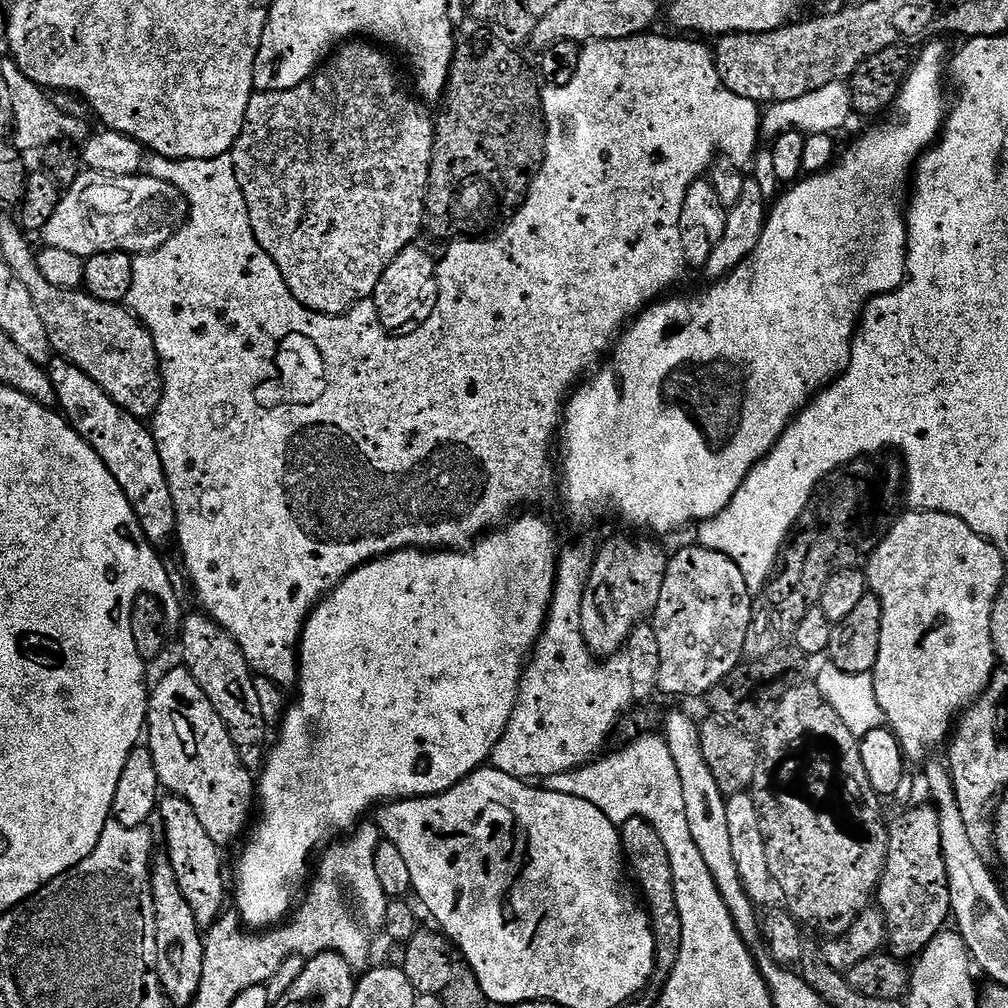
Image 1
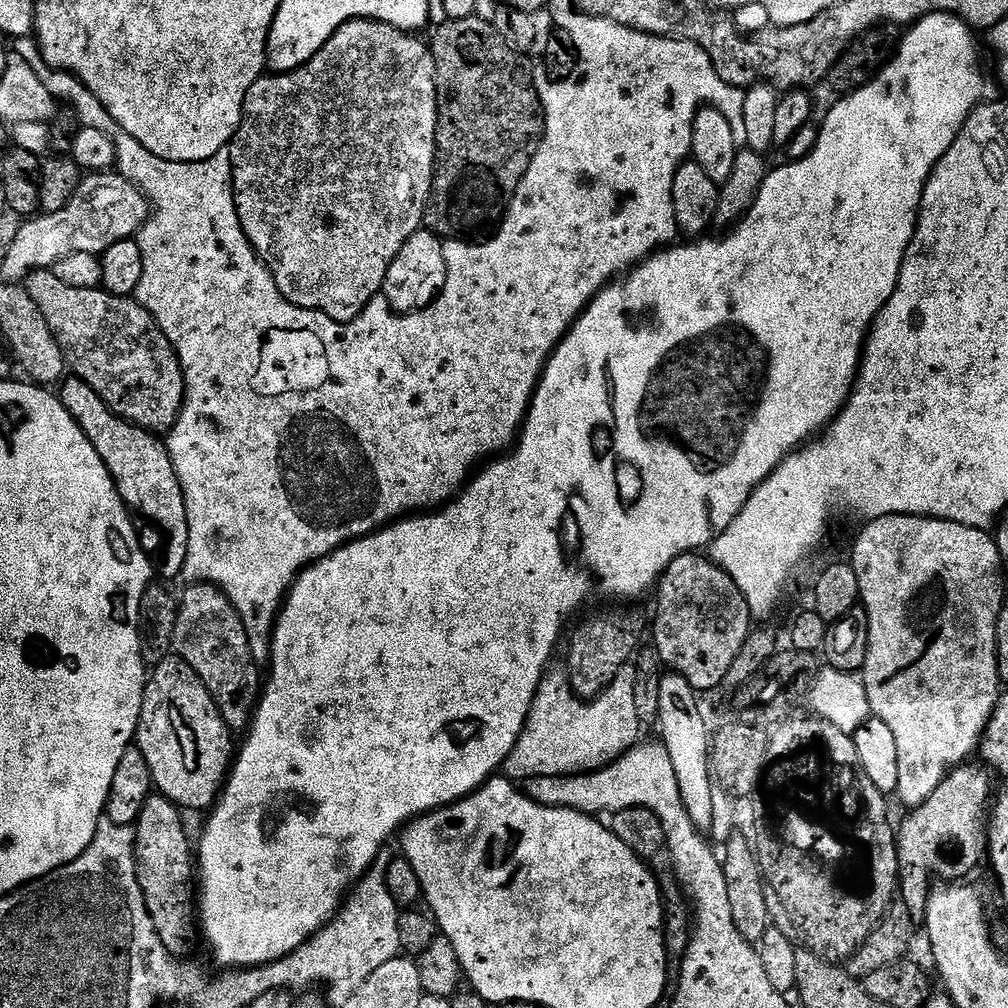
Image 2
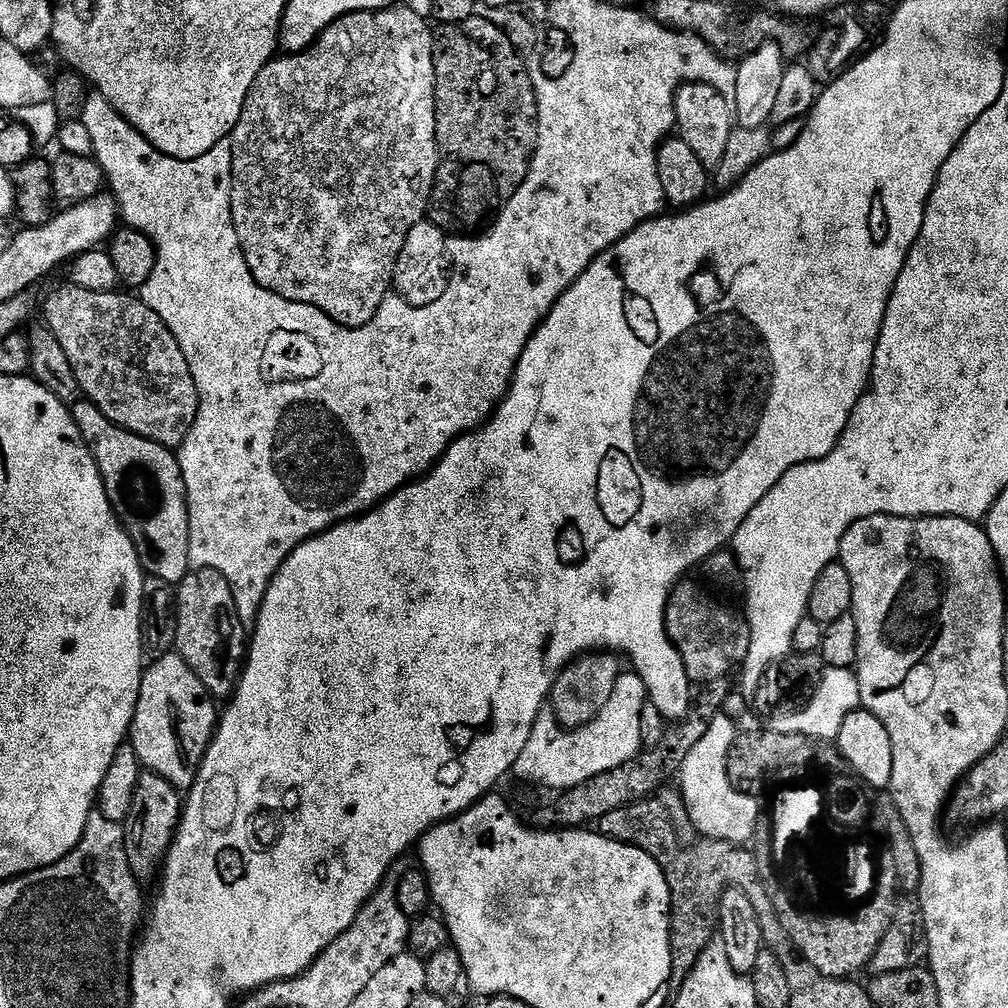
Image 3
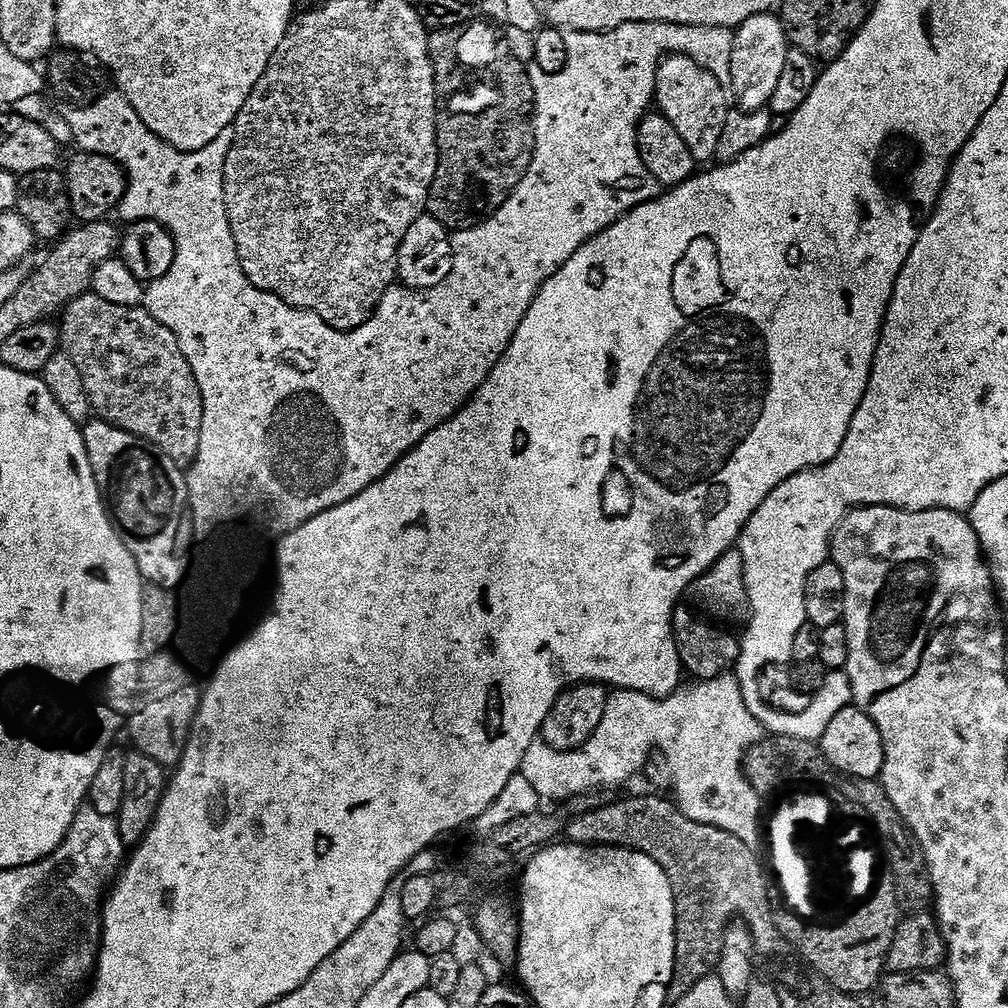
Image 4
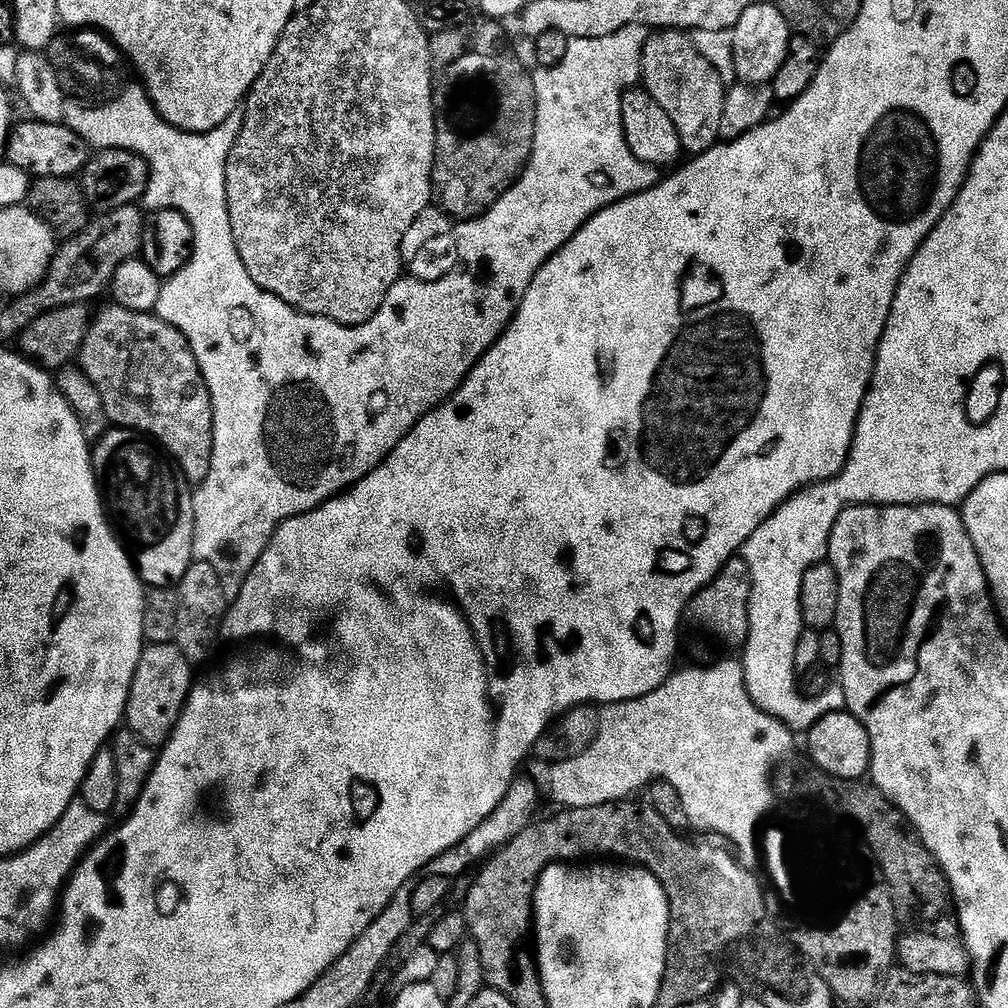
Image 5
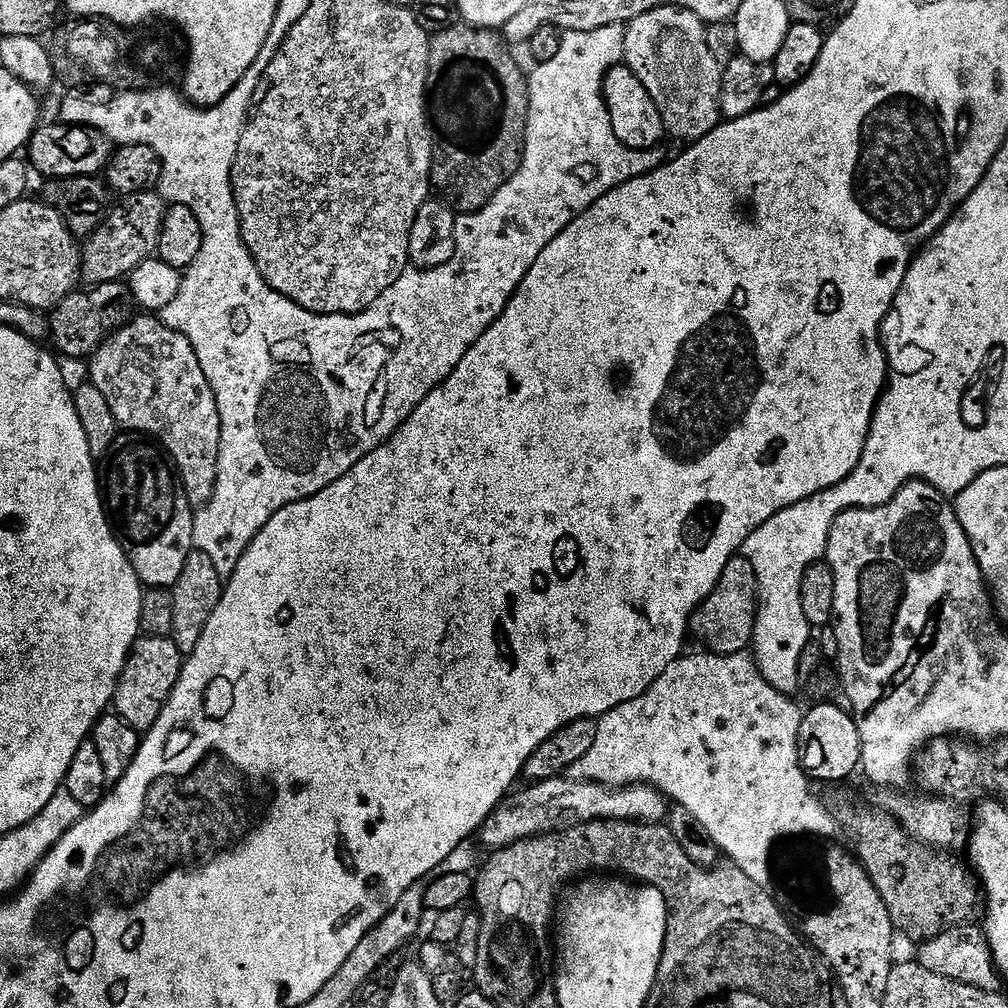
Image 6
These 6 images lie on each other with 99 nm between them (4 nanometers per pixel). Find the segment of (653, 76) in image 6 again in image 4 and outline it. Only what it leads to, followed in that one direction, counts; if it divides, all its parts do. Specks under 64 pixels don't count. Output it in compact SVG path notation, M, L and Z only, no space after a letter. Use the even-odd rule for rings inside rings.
M668 54L661 59L656 79L655 103L659 111L682 134L682 142L690 146L690 154L698 162L716 160L718 142L722 142L722 130L726 130L726 118L730 111L725 81L706 70L689 56Z

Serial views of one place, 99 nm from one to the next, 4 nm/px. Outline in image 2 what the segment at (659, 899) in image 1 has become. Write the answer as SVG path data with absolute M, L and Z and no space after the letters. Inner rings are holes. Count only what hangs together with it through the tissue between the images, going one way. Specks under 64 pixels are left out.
M632 808L612 814L610 816L610 827L614 835L622 838L622 842L626 842L626 846L630 846L635 850L636 855L645 864L649 866L654 865L654 872L660 881L661 897L664 902L664 948L667 950L668 970L672 974L679 973L681 962L684 960L685 950L688 948L691 940L690 918L688 915L687 897L684 895L679 881L674 877L669 861L664 859L665 861L660 860L657 864L654 863L656 856L665 847L665 834L662 822L648 808Z

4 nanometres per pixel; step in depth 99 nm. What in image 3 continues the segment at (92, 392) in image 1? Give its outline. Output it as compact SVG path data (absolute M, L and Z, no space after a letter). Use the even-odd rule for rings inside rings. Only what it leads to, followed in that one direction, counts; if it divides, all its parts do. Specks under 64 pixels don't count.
M87 398L77 399L71 405L70 411L82 438L88 443L88 449L92 451L108 501L116 509L124 532L132 538L141 568L148 576L162 578L162 582L170 582L174 586L180 584L190 570L190 522L188 521L186 482L182 478L177 453L173 449L163 448L158 442L147 440L118 427Z

